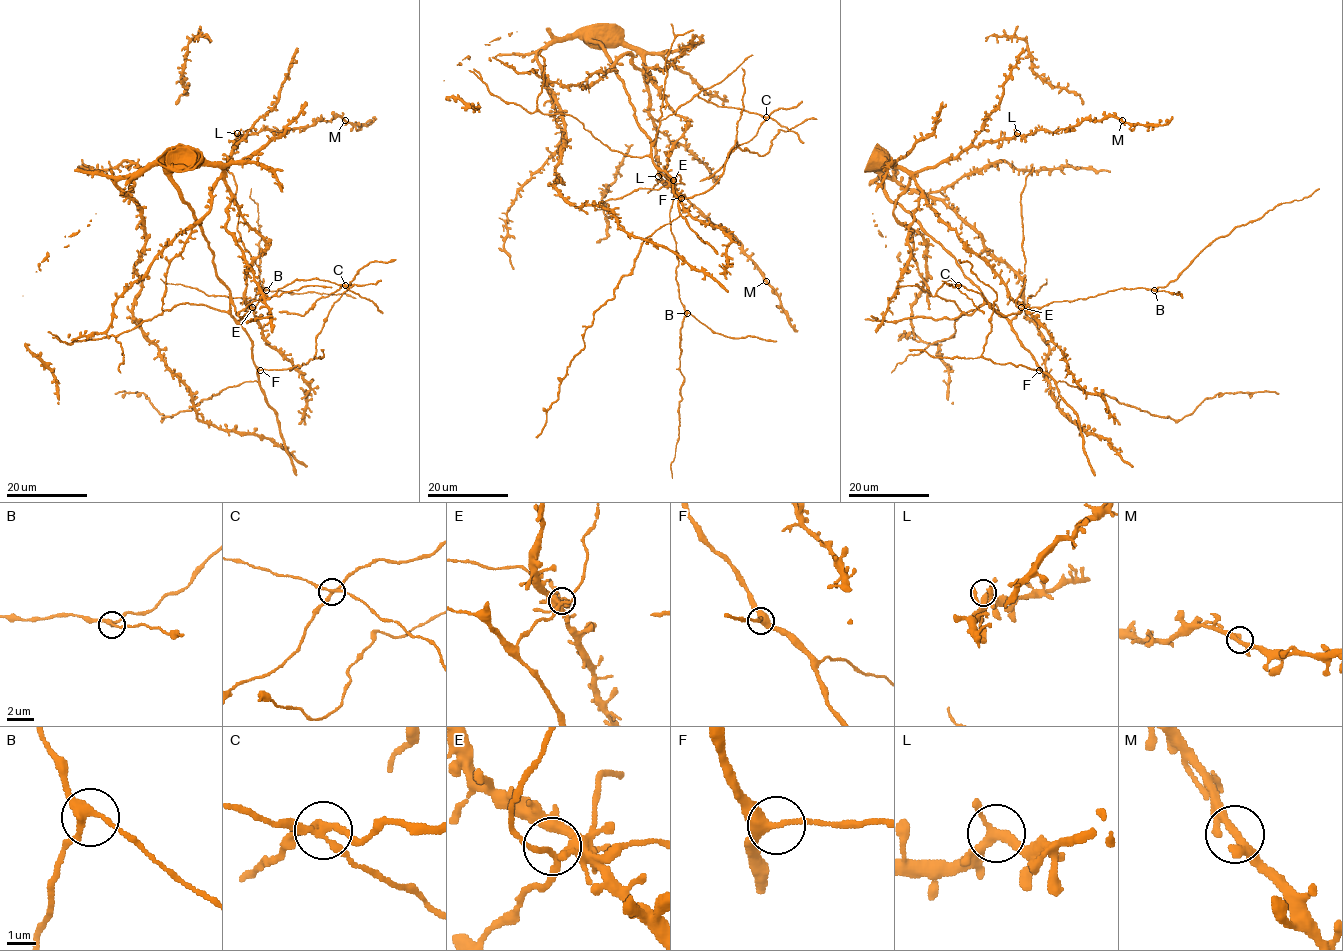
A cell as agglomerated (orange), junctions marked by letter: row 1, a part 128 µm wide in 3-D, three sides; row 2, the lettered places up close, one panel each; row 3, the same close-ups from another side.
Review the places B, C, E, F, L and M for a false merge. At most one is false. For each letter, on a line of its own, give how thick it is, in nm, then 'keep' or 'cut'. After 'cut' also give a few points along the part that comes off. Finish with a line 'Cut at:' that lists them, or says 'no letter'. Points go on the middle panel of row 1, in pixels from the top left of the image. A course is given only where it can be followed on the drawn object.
B: calibre 260 nm; keep
C: calibre 240 nm; cut; course (766, 118), (749, 142), (740, 144), (724, 164), (699, 181)
E: calibre 180 nm; keep
F: calibre 280 nm; keep
L: calibre 300 nm; keep
M: calibre 240 nm; keep
Cut at: C

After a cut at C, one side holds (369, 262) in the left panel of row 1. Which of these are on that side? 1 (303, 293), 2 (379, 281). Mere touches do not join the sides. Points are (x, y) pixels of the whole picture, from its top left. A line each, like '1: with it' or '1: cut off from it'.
1: with it
2: cut off from it

